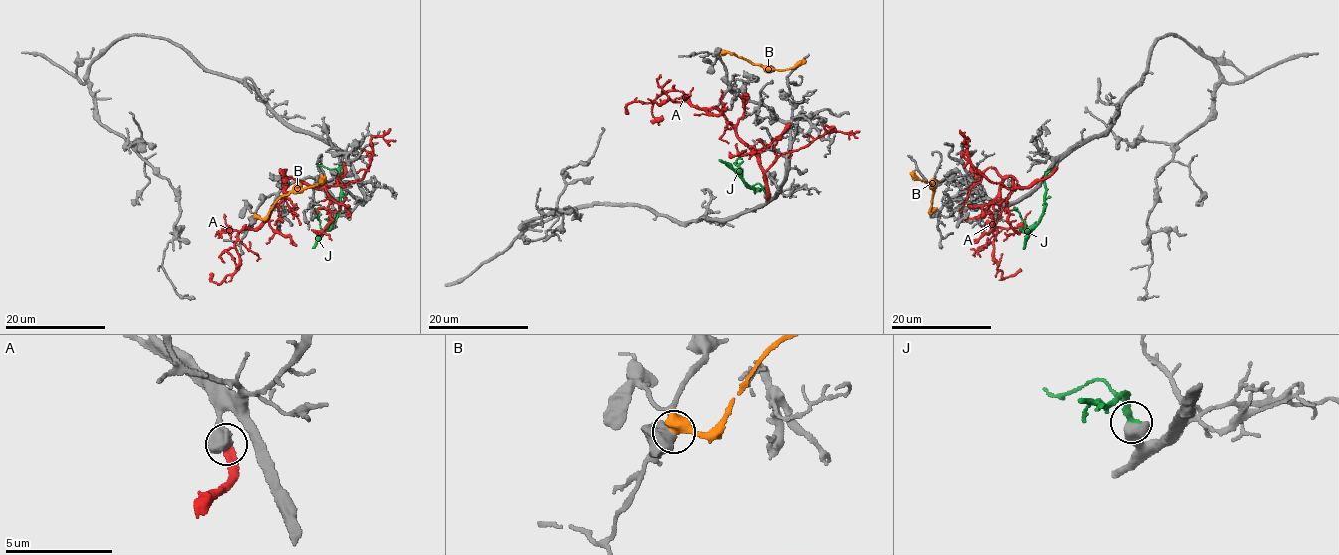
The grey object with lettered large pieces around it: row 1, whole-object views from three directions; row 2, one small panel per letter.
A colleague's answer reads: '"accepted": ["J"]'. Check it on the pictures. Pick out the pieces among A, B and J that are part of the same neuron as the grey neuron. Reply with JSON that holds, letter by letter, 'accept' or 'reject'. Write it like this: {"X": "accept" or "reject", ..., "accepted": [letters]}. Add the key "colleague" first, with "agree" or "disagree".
{"colleague": "agree", "A": "reject", "B": "reject", "J": "accept", "accepted": ["J"]}

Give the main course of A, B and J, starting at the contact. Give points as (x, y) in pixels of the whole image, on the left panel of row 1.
A: (344, 165), (328, 185), (314, 188), (290, 177), (271, 213), (238, 233), (238, 267), (221, 283), (212, 273)
B: (255, 219), (264, 218), (283, 196), (321, 184), (324, 177)
J: (341, 166), (340, 208), (325, 230), (321, 228), (316, 212), (320, 207), (324, 208)

